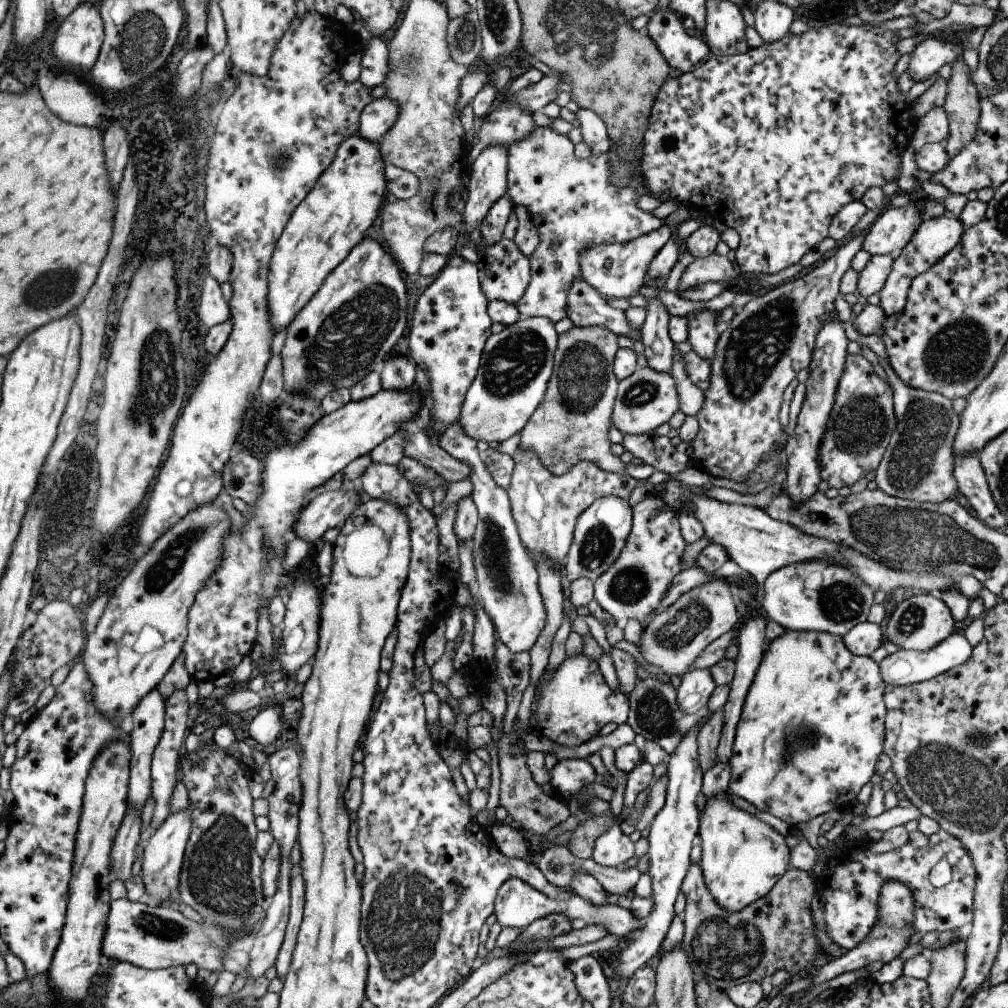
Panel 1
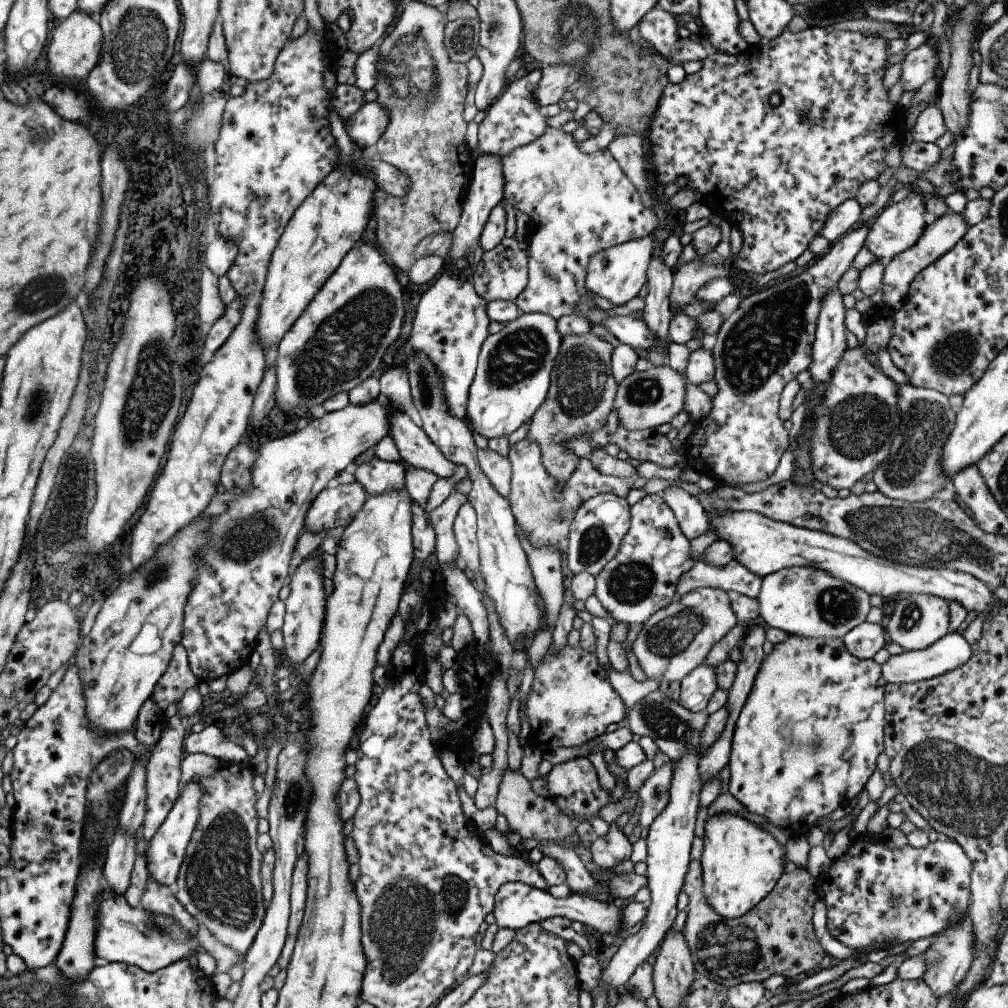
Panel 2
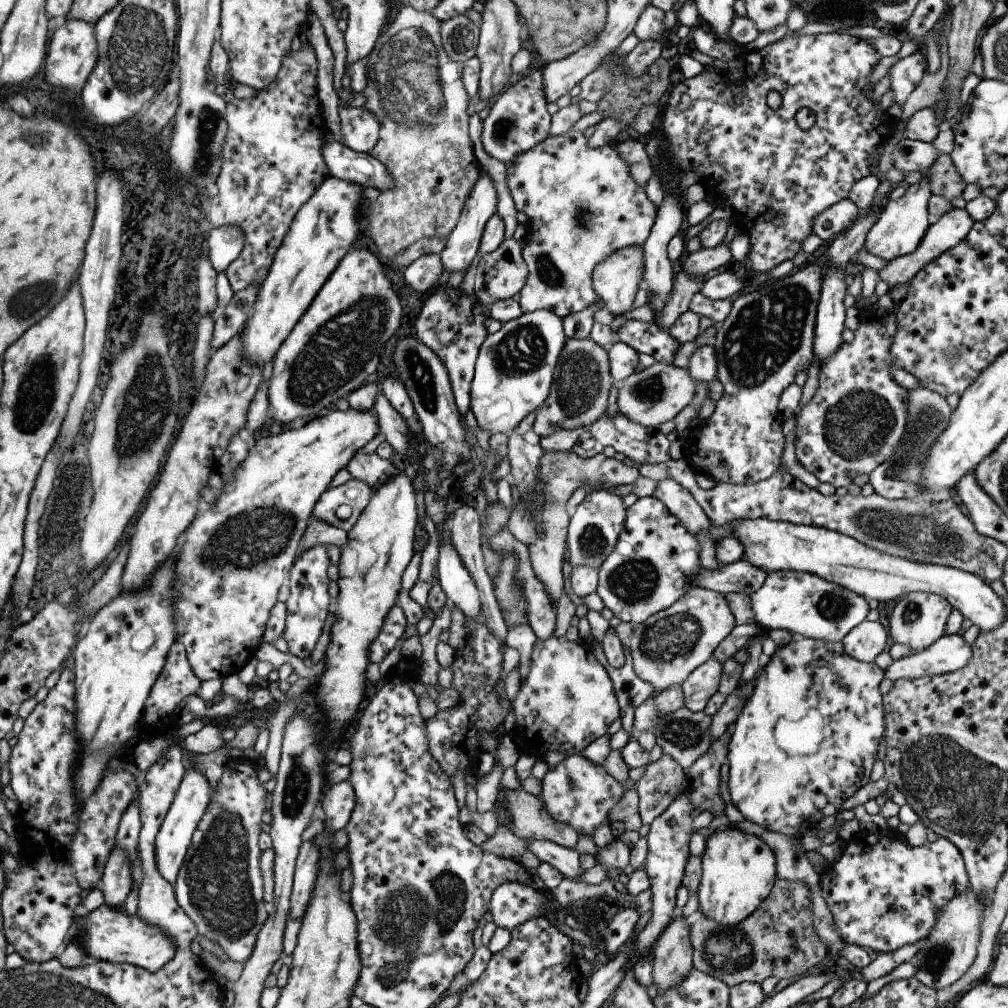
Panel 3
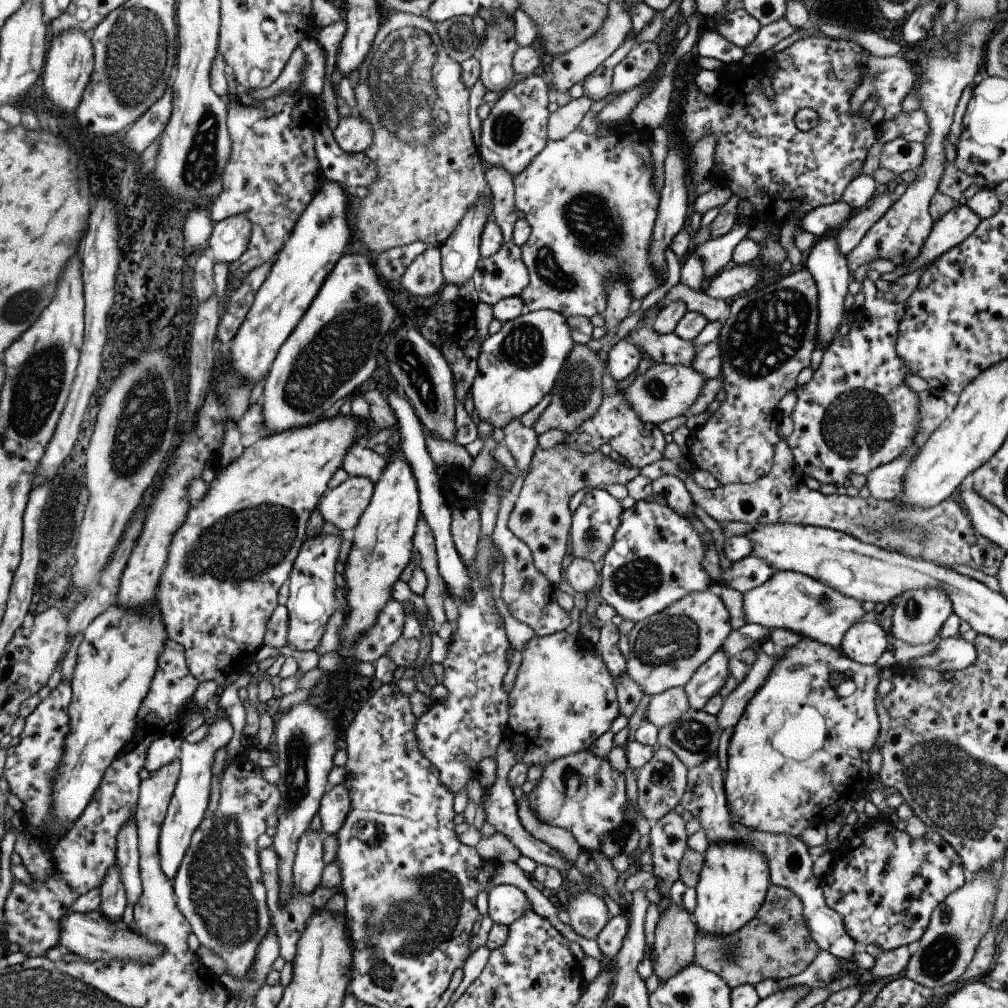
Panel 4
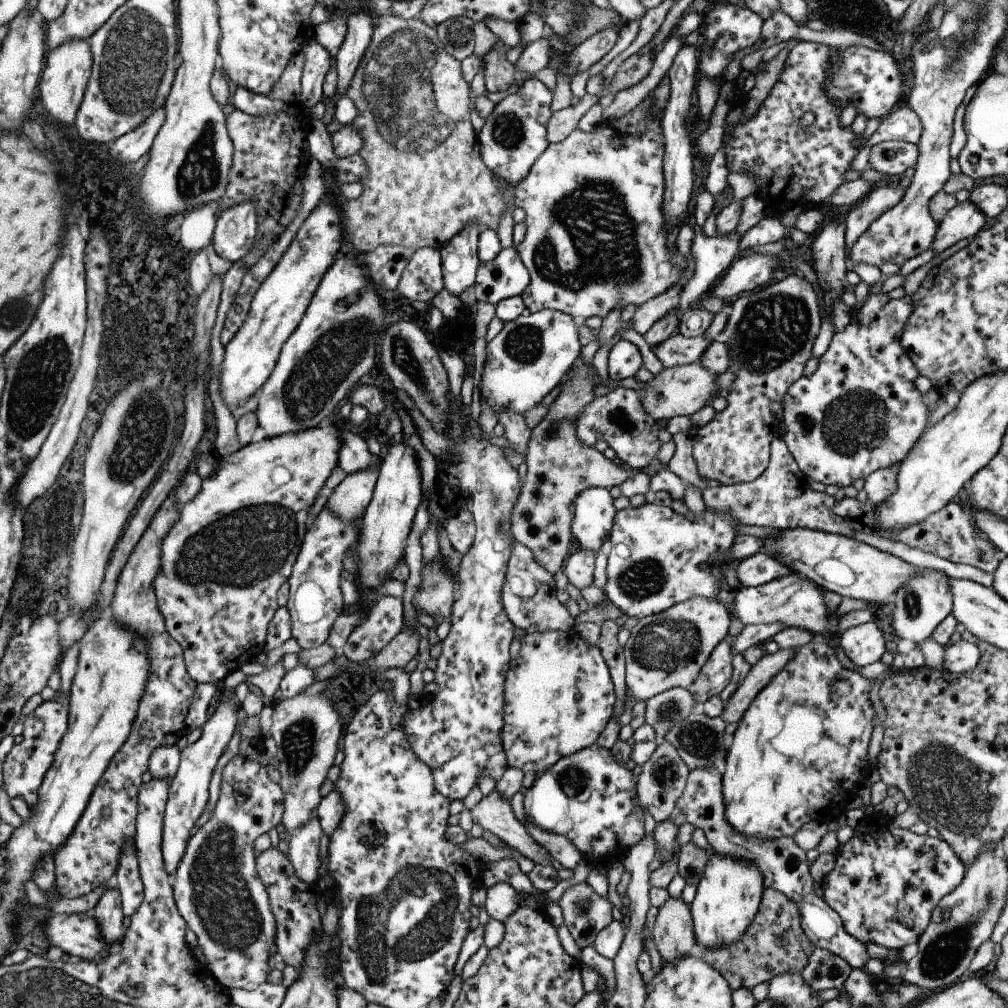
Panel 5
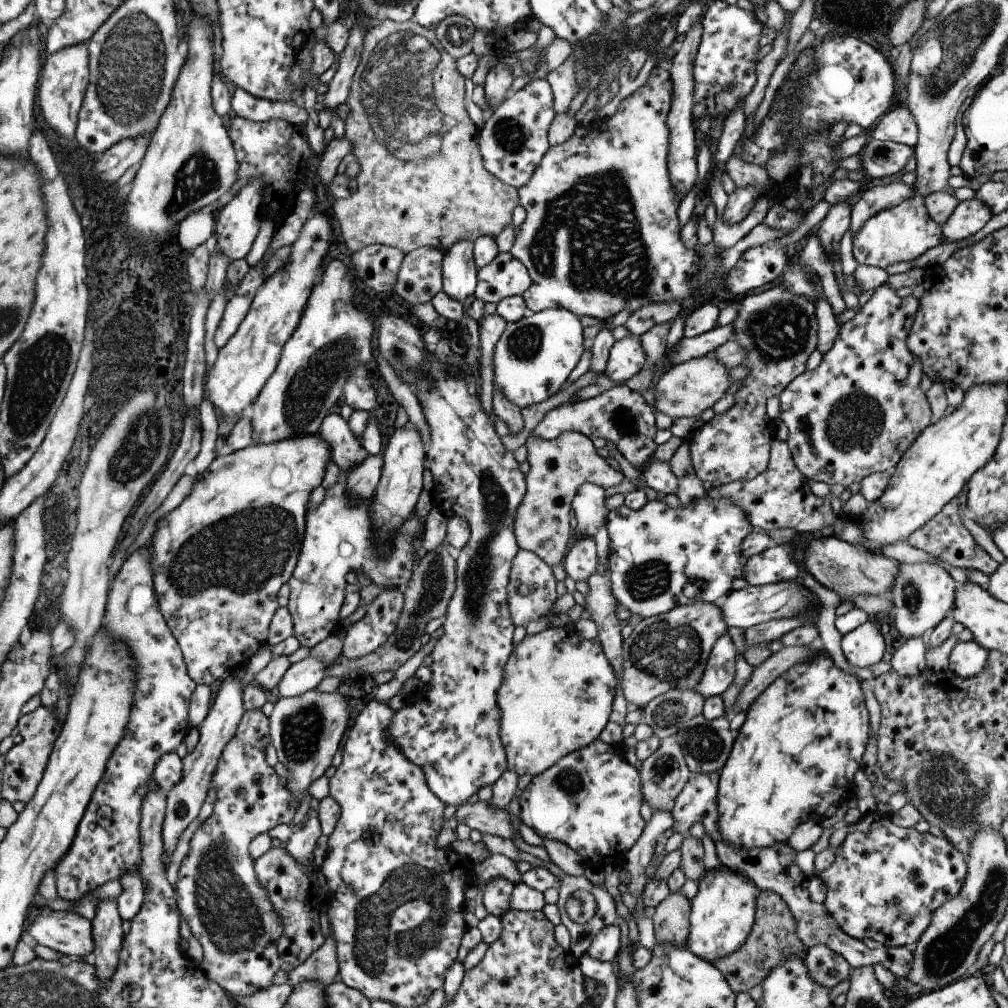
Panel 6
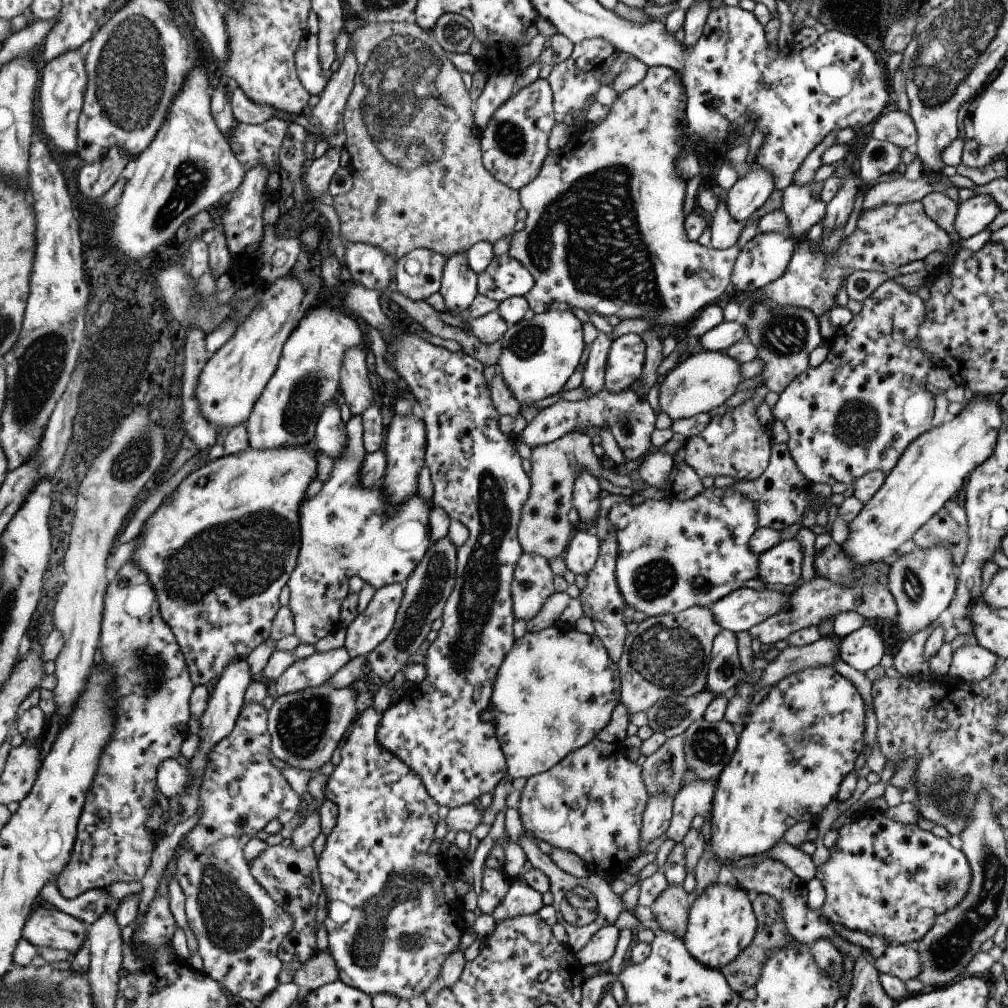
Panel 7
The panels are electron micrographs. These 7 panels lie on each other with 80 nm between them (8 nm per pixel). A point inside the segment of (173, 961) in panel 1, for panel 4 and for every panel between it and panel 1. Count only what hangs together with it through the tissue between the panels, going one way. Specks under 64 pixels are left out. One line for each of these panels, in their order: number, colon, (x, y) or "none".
2: (133, 936)
3: (107, 934)
4: (91, 936)

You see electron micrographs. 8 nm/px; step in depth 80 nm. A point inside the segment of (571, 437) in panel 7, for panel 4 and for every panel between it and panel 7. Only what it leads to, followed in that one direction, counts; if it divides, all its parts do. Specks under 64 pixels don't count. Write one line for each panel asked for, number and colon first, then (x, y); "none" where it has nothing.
4: (540, 518)
5: (558, 467)
6: (557, 467)

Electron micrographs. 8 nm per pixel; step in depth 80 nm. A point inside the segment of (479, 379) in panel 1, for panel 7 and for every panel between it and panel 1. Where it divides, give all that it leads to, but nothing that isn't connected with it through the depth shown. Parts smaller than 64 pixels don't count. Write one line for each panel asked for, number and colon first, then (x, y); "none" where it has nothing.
2: (513, 369)
3: (514, 366)
4: (516, 366)
5: (529, 356)
6: (533, 356)
7: (537, 357)

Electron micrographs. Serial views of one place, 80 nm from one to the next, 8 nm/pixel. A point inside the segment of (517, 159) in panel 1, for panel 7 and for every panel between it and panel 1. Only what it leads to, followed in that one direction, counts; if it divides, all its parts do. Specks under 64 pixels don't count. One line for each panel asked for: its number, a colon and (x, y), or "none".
2: (578, 203)
3: (580, 203)
4: (589, 203)
5: (595, 238)
6: (600, 233)
7: (604, 232)

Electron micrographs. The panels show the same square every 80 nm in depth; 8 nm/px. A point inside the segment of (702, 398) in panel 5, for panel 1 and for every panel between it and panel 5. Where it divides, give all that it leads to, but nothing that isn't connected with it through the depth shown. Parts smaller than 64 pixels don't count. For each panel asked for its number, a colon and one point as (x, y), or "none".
1: (646, 399)
2: (646, 399)
3: (655, 394)
4: (663, 391)

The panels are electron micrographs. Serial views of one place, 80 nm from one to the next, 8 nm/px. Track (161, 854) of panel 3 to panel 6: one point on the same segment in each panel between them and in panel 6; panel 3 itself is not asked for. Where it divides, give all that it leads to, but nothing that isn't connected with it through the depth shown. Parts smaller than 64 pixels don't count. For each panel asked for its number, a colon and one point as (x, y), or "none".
4: (189, 798)
5: (187, 793)
6: (183, 799)

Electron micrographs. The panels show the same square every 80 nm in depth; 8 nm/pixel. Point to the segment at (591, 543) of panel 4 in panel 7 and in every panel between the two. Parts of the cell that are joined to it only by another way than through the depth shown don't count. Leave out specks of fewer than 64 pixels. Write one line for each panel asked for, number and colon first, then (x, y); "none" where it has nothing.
5: (593, 515)
6: (588, 504)
7: (585, 496)

